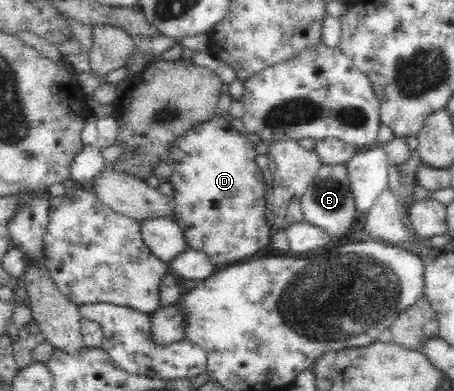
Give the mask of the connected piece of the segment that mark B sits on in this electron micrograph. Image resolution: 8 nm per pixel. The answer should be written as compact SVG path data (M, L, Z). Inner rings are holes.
M323 164L313 182L307 187L305 195L300 199L303 219L320 227L329 237L345 235L357 216L355 199L352 195L345 164Z

